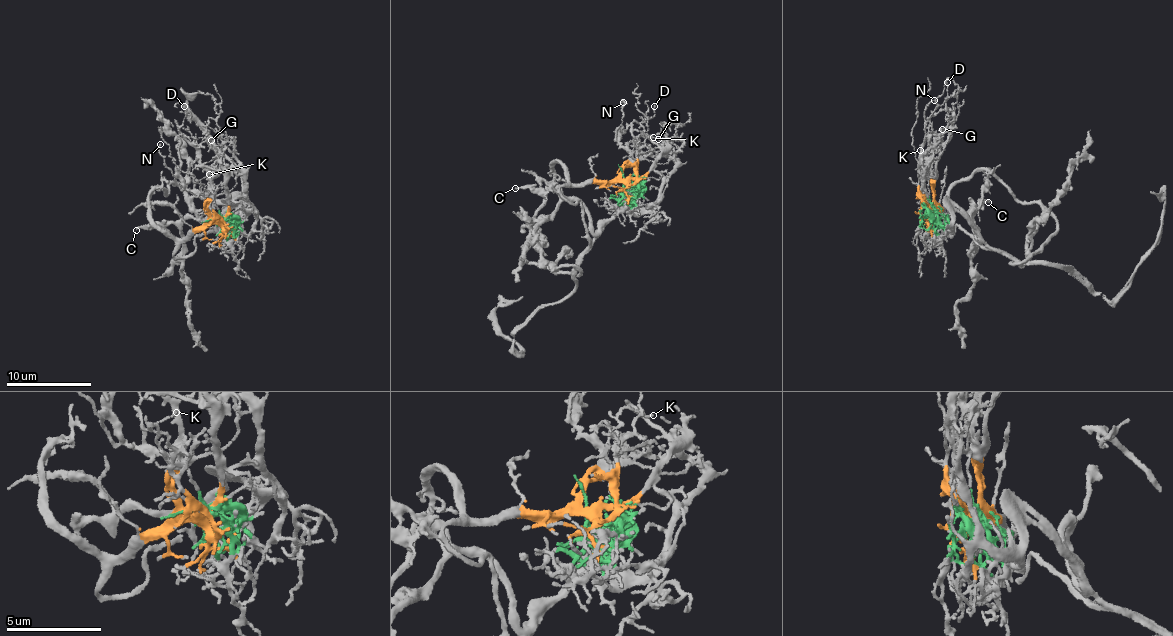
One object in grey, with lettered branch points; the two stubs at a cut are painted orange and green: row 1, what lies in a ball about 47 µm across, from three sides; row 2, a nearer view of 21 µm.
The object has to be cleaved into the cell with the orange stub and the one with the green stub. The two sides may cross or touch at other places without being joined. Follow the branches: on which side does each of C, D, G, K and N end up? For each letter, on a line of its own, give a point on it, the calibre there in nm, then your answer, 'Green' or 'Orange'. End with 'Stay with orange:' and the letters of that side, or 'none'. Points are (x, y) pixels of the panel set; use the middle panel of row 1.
C: Place: (515, 188). Thickness 160 nm. Green
D: Place: (654, 106). Thickness 110 nm. Orange
G: Place: (658, 139). Thickness 100 nm. Orange
K: Place: (653, 137). Thickness 90 nm. Orange
N: Place: (623, 102). Thickness 110 nm. Orange
Stay with orange: D, G, K, N

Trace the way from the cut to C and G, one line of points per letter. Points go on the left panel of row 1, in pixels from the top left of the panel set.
C: (216, 220), (236, 220), (243, 210), (231, 203), (218, 224), (179, 217), (136, 230)
G: (216, 220), (207, 206), (210, 179), (198, 148), (199, 145), (211, 140)

